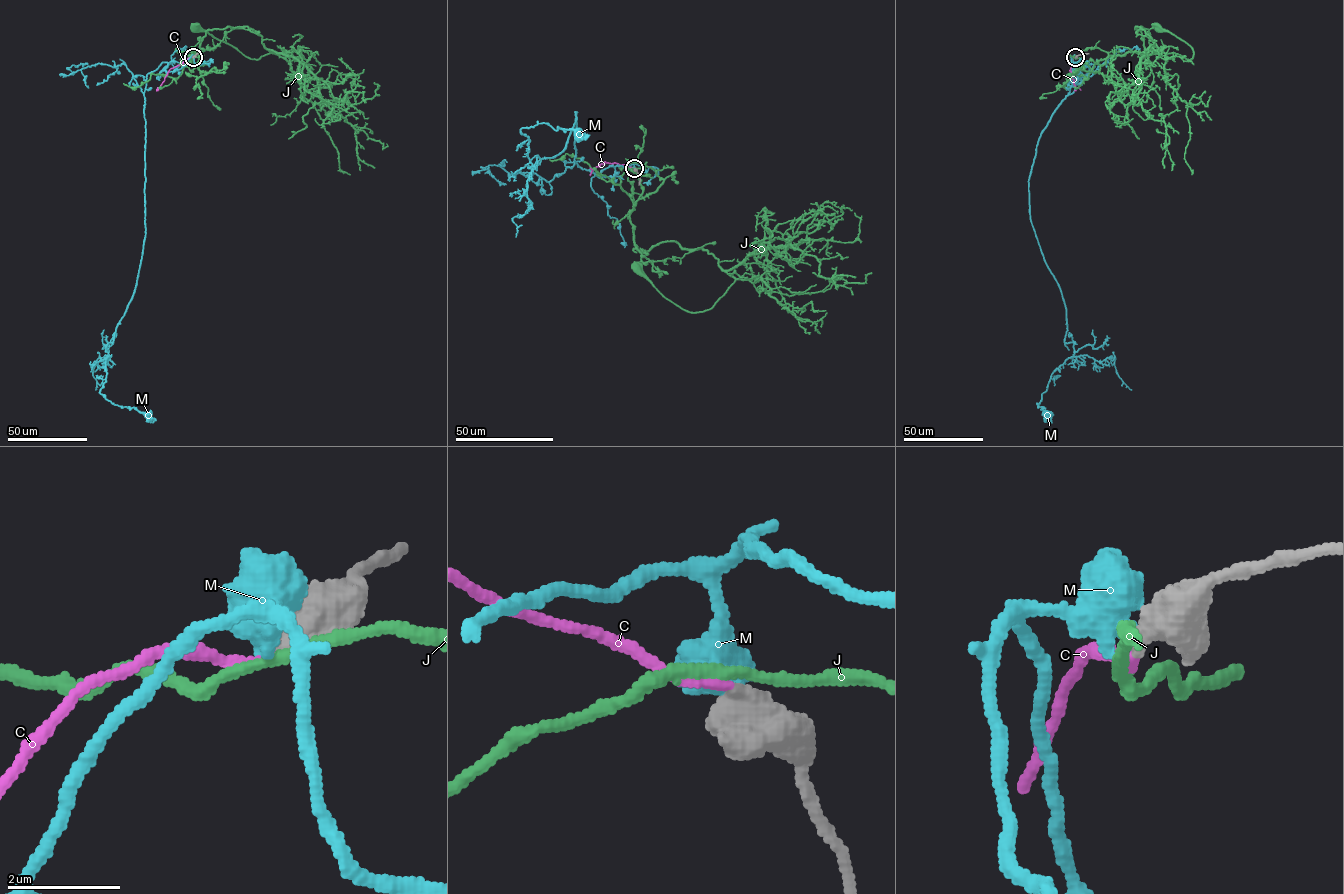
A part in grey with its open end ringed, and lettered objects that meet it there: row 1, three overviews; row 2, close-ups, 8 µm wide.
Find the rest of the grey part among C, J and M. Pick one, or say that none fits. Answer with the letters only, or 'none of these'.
C

